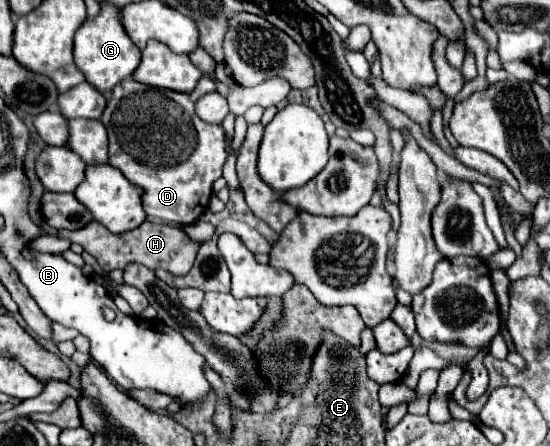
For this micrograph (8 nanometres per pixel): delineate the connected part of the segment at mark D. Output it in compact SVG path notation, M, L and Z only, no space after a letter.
M204 76L192 94L178 94L174 90L152 88L126 78L112 90L112 96L102 114L102 124L108 130L110 138L110 164L118 168L132 184L144 188L144 210L152 220L164 224L190 226L206 212L212 196L212 182L222 176L224 162L228 158L226 150L226 132L220 124L206 124L194 112L194 104L204 94L216 90L216 82Z

